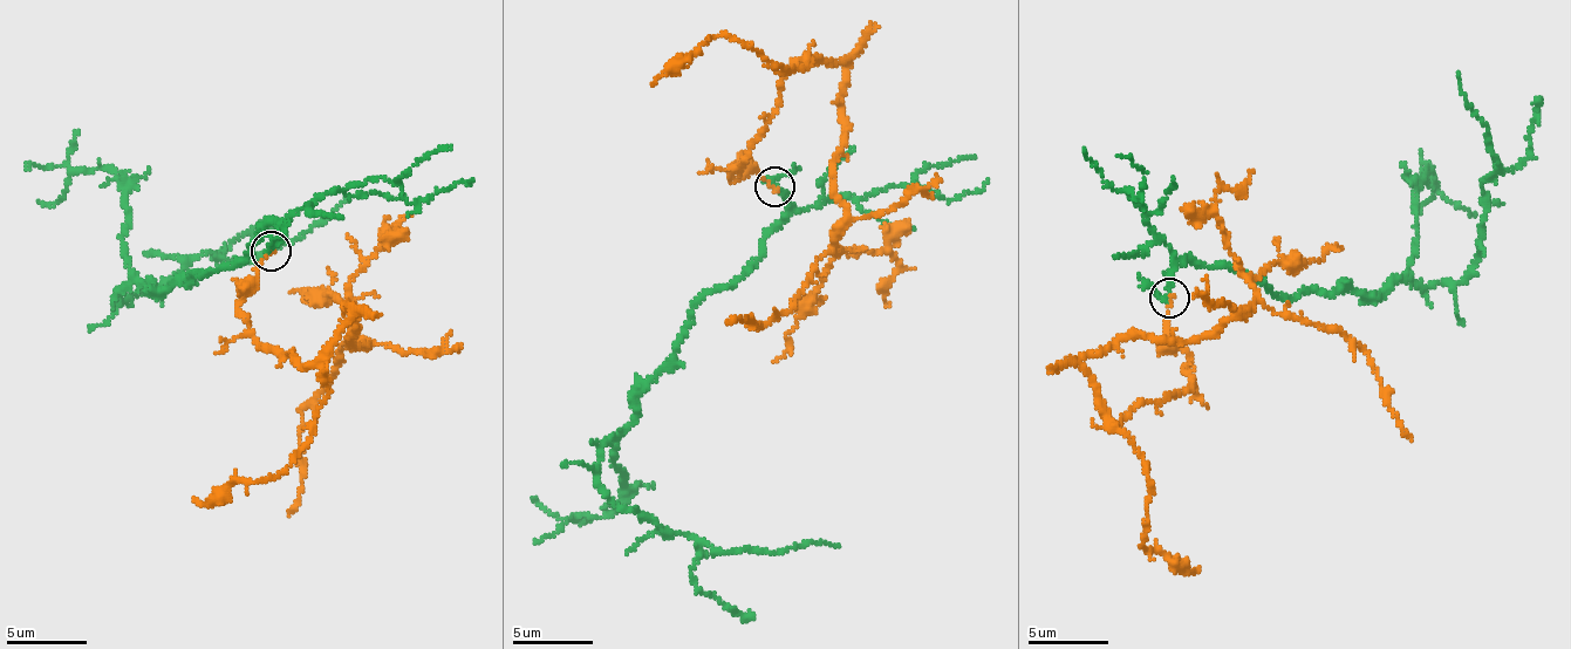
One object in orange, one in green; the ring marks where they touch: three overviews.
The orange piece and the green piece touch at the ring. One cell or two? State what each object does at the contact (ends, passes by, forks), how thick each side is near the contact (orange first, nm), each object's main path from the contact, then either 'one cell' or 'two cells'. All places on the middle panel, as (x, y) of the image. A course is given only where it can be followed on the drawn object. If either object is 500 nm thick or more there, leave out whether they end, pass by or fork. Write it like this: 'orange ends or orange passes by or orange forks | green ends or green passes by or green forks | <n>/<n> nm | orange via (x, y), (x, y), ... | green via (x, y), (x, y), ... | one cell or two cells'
orange ends | green forks | 100/170 nm | orange via (773, 188), (731, 165), (791, 68), (846, 57), (845, 213), (830, 253), (794, 305), (726, 322) | green via (773, 188), (786, 204), (752, 268), (699, 301), (602, 446), (599, 483), (622, 509), (724, 553), (839, 546) | two cells

